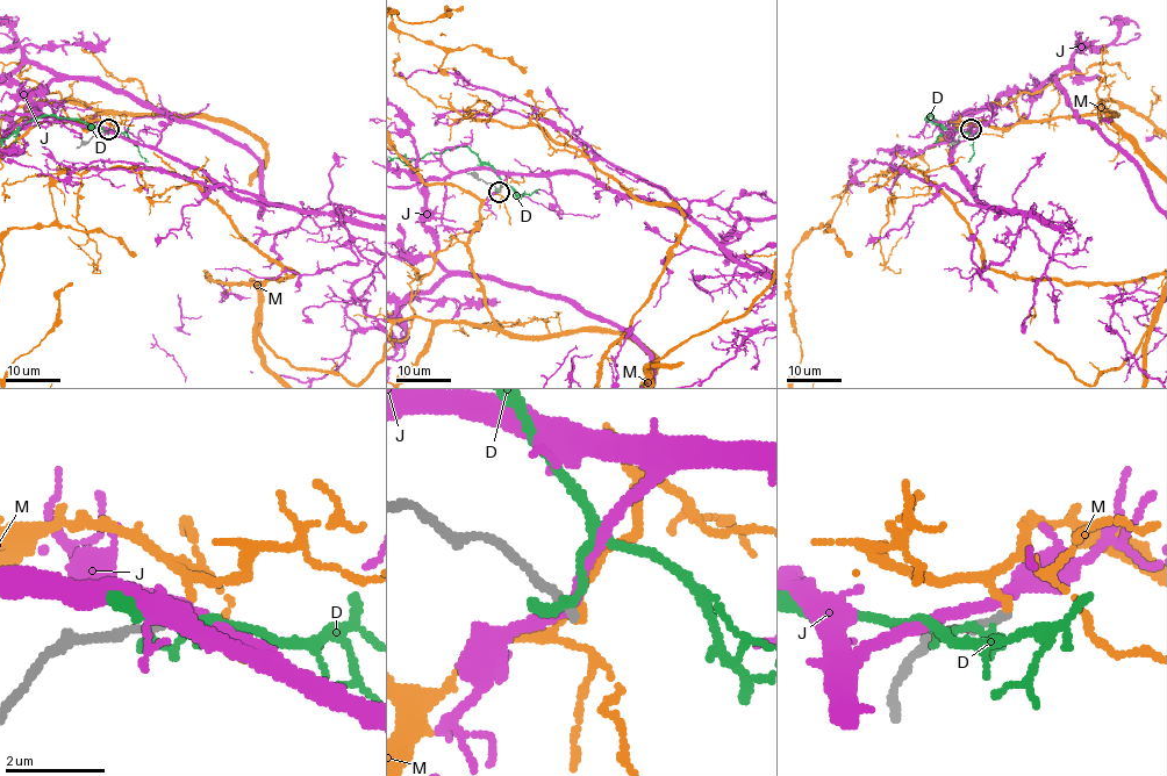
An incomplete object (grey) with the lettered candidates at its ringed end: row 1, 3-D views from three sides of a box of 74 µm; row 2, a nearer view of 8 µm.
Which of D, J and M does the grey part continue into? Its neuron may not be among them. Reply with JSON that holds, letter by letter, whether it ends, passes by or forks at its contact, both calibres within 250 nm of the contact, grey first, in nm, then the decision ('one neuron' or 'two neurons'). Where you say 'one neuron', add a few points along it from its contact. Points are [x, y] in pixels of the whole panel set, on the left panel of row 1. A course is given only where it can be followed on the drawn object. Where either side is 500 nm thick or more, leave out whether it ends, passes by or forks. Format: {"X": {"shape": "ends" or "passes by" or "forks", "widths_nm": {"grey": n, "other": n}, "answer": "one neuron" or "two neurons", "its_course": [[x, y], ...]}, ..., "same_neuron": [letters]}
{"D": {"shape": "ends", "widths_nm": {"grey": 200, "other": 200}, "answer": "two neurons"}, "J": {"shape": "passes by", "widths_nm": {"grey": 180, "other": 240}, "answer": "two neurons"}, "M": {"shape": "passes by", "widths_nm": {"grey": 170, "other": 130}, "answer": "two neurons"}, "same_neuron": []}

